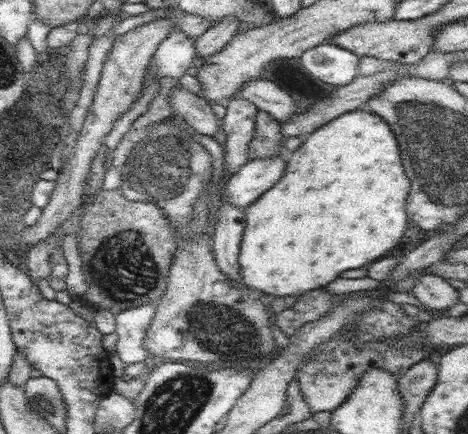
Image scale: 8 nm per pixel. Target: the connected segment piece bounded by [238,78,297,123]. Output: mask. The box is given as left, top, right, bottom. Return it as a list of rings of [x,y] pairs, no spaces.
[[[254,80],[242,86],[238,92],[241,98],[252,102],[258,110],[270,114],[278,123],[284,123],[296,116],[296,104],[286,90],[272,80]]]

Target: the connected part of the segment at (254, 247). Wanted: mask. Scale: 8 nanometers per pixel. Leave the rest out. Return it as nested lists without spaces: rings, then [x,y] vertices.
[[[361,107],[354,112],[349,111],[334,118],[331,122],[322,125],[320,128],[311,132],[304,138],[305,142],[300,145],[298,150],[290,156],[287,162],[286,174],[277,184],[269,188],[264,194],[260,195],[245,212],[245,229],[240,243],[238,264],[240,264],[240,278],[246,286],[255,293],[269,294],[270,296],[298,296],[305,292],[326,287],[328,282],[338,278],[344,270],[350,268],[362,268],[366,264],[371,264],[380,256],[386,255],[400,244],[400,238],[404,237],[406,226],[409,222],[407,217],[406,196],[410,190],[410,180],[404,174],[400,152],[396,138],[390,130],[390,126],[380,116],[373,114],[367,107]]]

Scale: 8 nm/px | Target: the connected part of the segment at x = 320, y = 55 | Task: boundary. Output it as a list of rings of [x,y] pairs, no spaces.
[[[327,42],[302,53],[302,66],[330,85],[346,86],[359,74],[359,56],[346,48]]]

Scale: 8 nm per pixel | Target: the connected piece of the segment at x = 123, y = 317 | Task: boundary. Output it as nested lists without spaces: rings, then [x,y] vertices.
[[[144,304],[116,315],[116,352],[125,367],[135,362],[143,362],[149,355],[144,349],[144,338],[156,313],[156,304]]]

